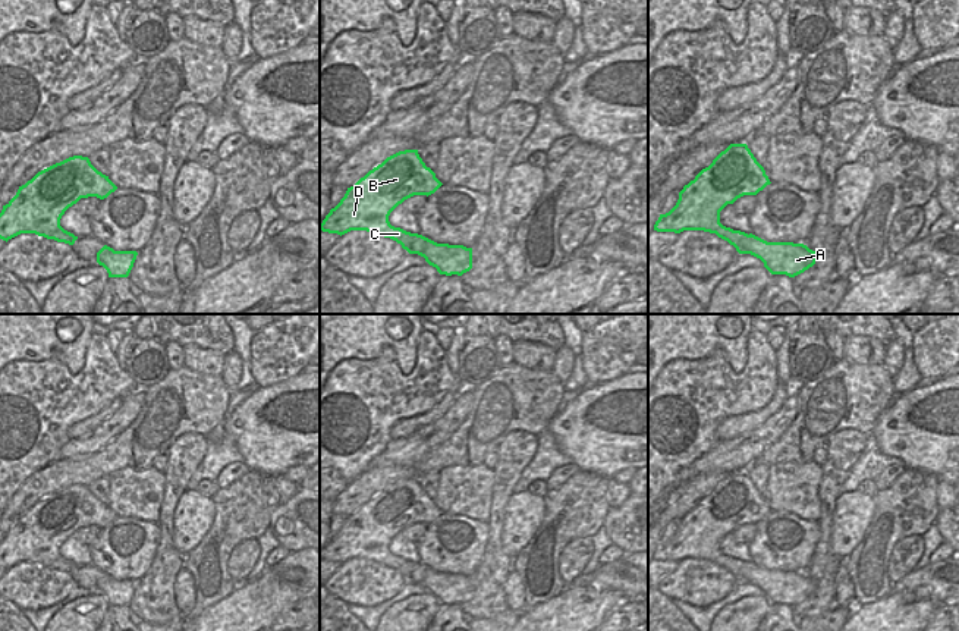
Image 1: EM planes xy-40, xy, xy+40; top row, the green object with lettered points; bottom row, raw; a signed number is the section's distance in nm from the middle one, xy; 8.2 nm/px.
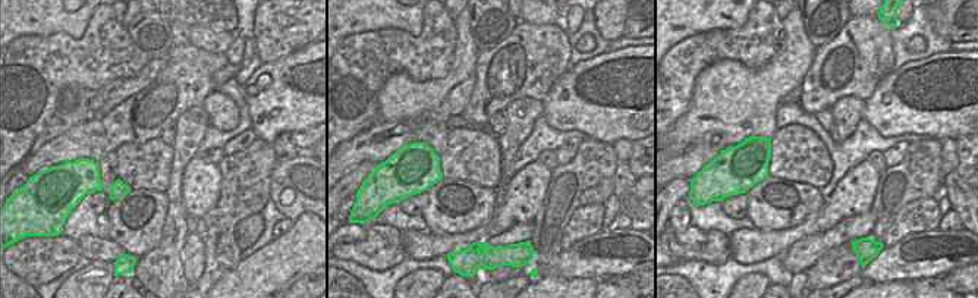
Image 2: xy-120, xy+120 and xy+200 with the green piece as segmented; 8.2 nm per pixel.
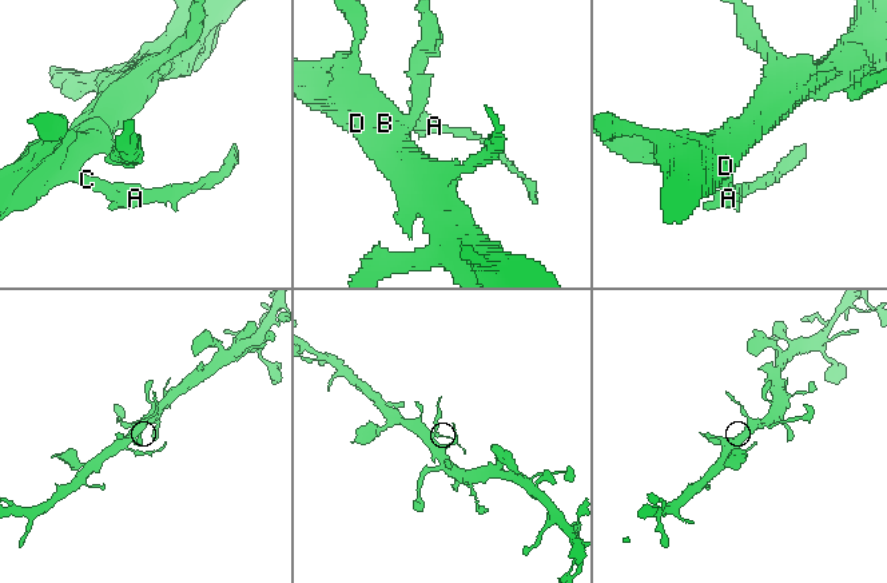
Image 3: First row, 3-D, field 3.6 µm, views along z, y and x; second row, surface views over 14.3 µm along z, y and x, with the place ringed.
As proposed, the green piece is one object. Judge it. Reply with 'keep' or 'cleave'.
cleave

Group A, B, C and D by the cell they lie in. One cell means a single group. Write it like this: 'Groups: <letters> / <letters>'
Groups: A / B C D

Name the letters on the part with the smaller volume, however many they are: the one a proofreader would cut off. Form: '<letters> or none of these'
A

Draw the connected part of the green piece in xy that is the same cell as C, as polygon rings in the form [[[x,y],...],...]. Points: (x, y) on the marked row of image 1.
[[[418,150],[399,151],[348,188],[320,230],[340,236],[350,230],[374,232],[396,241],[409,252],[419,235],[392,226],[389,216],[405,200],[414,195],[428,197],[441,185]]]

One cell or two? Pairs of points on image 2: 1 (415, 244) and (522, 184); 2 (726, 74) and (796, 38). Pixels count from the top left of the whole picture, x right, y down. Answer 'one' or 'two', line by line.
1: one
2: one

